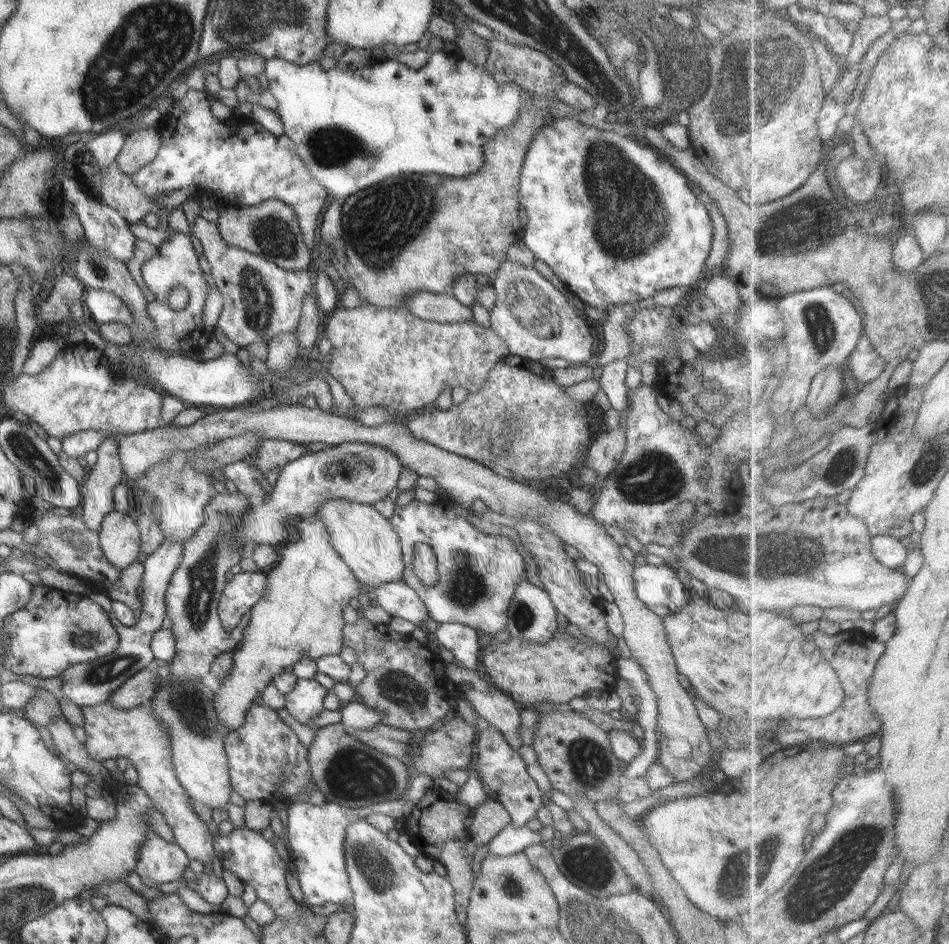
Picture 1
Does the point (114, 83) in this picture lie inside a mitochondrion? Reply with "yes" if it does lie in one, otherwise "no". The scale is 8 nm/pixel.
yes

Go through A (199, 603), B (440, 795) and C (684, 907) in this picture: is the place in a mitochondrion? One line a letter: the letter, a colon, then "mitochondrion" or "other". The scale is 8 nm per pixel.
A: mitochondrion
B: other
C: other

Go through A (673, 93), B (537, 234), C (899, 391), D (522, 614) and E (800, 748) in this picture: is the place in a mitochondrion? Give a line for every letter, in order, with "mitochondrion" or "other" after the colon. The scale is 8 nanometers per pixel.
A: mitochondrion
B: other
C: other
D: mitochondrion
E: other

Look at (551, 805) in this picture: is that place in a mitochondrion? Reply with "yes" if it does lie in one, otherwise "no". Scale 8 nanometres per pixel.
no

